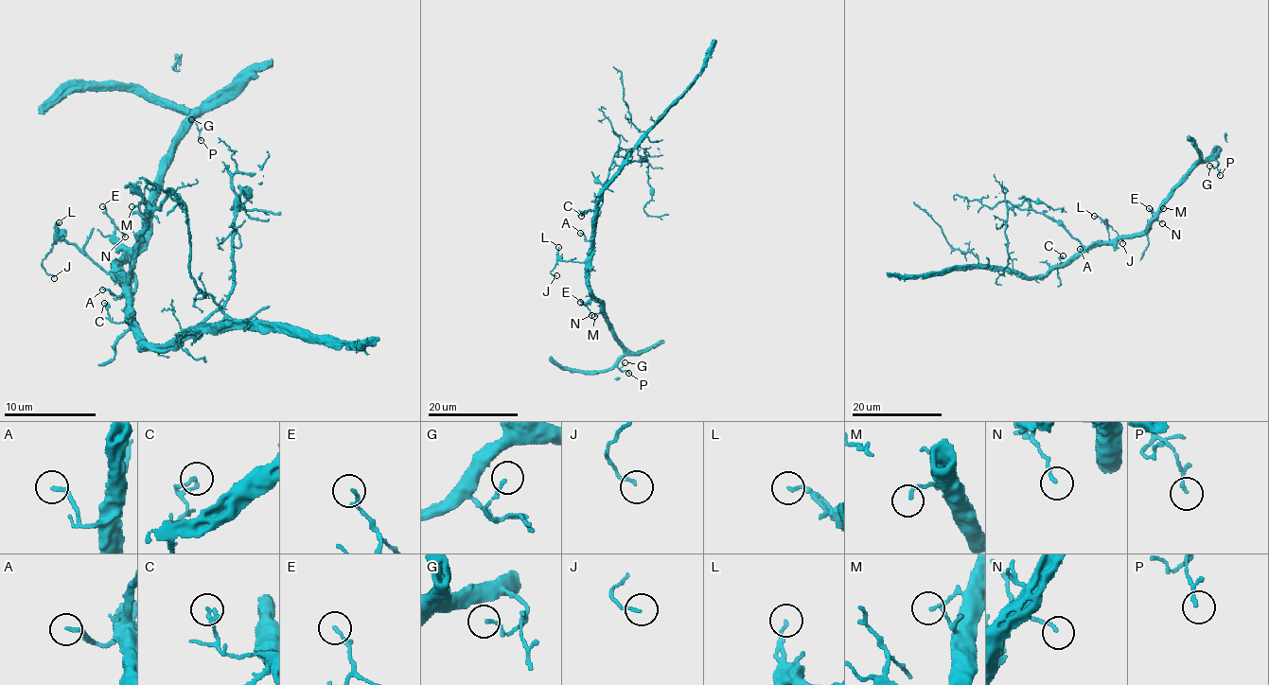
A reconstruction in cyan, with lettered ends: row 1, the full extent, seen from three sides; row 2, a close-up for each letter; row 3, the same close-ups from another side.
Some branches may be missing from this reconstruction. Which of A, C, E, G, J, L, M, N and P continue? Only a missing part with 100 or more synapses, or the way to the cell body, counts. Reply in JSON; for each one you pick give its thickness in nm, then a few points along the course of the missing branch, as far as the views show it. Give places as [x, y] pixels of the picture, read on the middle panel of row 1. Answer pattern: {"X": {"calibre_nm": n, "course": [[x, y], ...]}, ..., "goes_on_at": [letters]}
{"goes_on_at": []}

